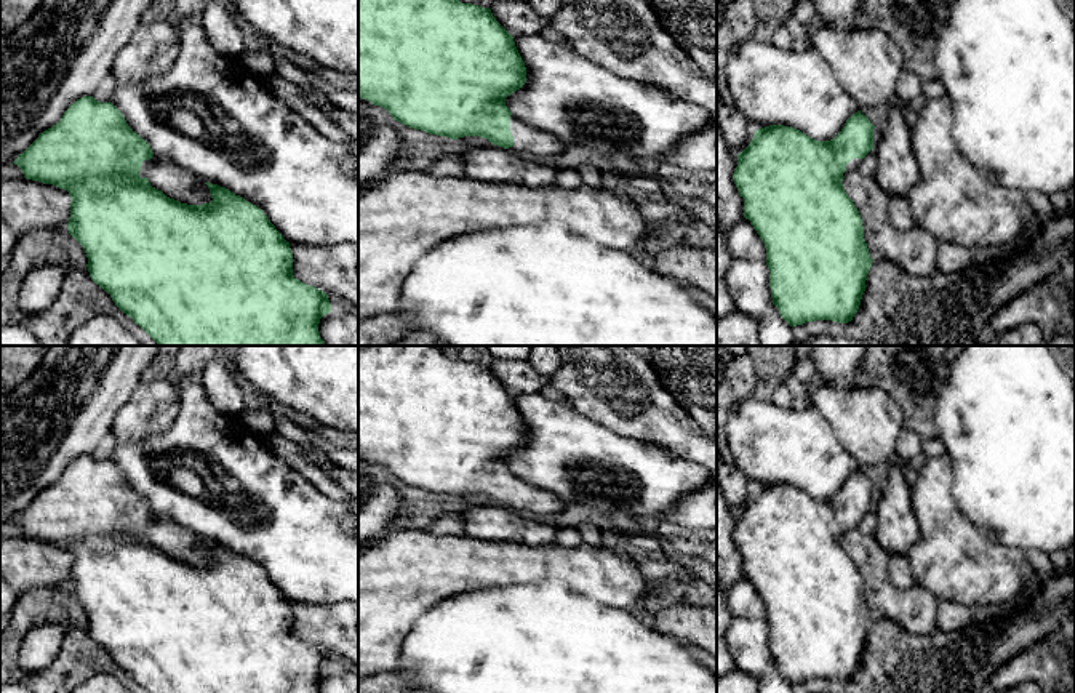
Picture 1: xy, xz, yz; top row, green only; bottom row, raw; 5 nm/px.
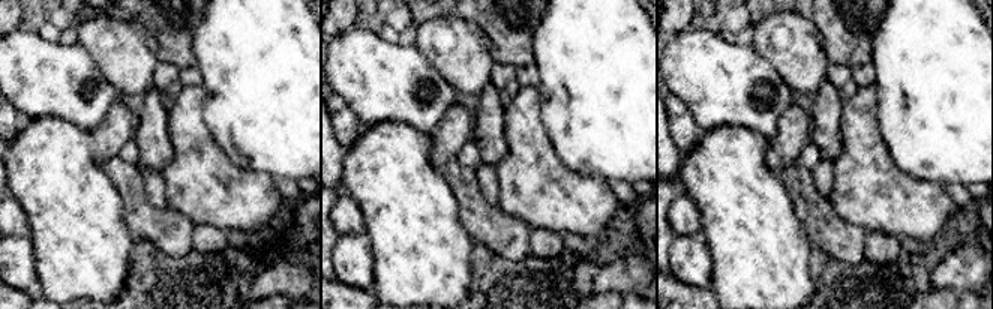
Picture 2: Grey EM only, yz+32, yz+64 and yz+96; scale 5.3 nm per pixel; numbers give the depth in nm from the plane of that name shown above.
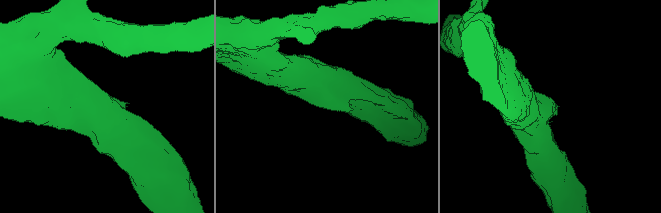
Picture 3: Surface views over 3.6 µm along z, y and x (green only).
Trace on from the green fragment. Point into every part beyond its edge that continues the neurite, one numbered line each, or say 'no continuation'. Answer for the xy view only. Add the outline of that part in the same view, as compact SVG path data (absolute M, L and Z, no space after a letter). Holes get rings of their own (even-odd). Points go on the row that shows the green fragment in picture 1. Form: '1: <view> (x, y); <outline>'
1: xy (175, 181); M155 154L150 160L142 162L139 176L147 178L152 187L181 203L203 205L213 200L202 179L184 166Z

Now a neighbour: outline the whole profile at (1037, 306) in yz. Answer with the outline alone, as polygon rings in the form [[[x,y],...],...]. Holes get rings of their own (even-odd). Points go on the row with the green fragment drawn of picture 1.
[[[1041,285],[1016,296],[990,320],[993,334],[1022,325],[1037,325],[1045,334],[1061,326],[1061,306]]]

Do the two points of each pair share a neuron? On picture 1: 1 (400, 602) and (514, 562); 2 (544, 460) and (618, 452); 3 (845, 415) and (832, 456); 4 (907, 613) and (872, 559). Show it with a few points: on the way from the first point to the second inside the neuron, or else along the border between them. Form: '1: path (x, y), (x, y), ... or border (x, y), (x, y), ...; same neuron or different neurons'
1: path (429, 573), (442, 565), (485, 564); same neuron
2: path (562, 453), (600, 453); same neuron
3: border (816, 407), (834, 436), (859, 464); different neurons
4: path (895, 600), (875, 581), (874, 572); same neuron

